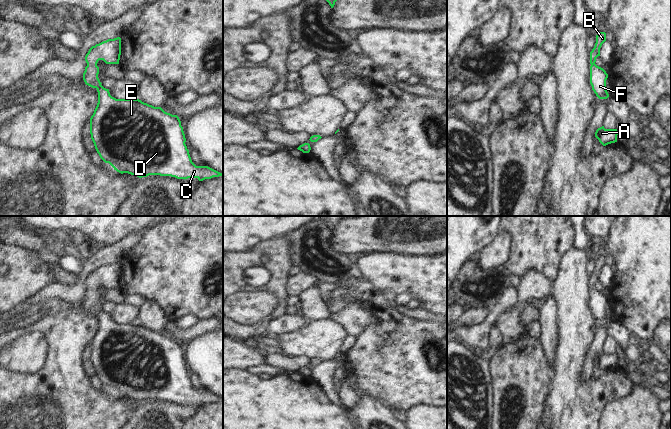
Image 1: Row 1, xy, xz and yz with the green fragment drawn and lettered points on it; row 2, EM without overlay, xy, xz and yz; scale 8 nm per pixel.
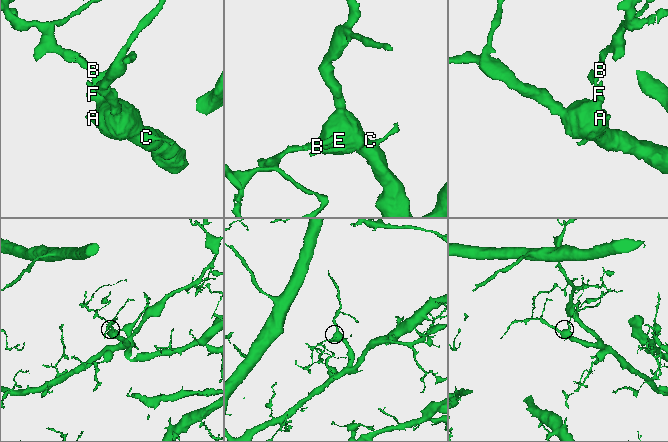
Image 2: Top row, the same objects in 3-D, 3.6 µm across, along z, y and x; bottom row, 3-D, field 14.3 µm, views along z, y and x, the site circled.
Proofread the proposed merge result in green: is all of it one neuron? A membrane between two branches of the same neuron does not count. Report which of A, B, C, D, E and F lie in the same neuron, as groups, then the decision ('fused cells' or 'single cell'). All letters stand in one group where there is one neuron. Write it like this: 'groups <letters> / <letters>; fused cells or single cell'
groups A B C D E F; single cell

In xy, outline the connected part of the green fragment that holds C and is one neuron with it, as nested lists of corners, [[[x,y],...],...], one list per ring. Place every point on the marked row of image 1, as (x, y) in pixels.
[[[121,38],[108,39],[92,46],[85,56],[87,66],[83,73],[86,85],[96,88],[98,92],[98,103],[90,118],[90,134],[95,149],[100,158],[109,163],[114,170],[123,174],[128,173],[139,178],[149,175],[171,176],[177,179],[197,178],[199,181],[219,177],[223,174],[208,167],[196,166],[190,157],[189,150],[185,144],[186,138],[177,115],[165,112],[161,107],[154,107],[139,99],[116,99],[110,95],[109,89],[104,88],[98,78],[99,67],[97,63],[103,60],[106,64],[119,64],[121,55]]]

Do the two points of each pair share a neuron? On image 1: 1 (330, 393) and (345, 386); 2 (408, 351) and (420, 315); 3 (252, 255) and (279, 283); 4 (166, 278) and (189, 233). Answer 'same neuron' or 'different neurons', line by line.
1: different neurons
2: different neurons
3: same neuron
4: same neuron

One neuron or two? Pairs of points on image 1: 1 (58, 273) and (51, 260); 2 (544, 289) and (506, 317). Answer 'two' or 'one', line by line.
1: one
2: one

